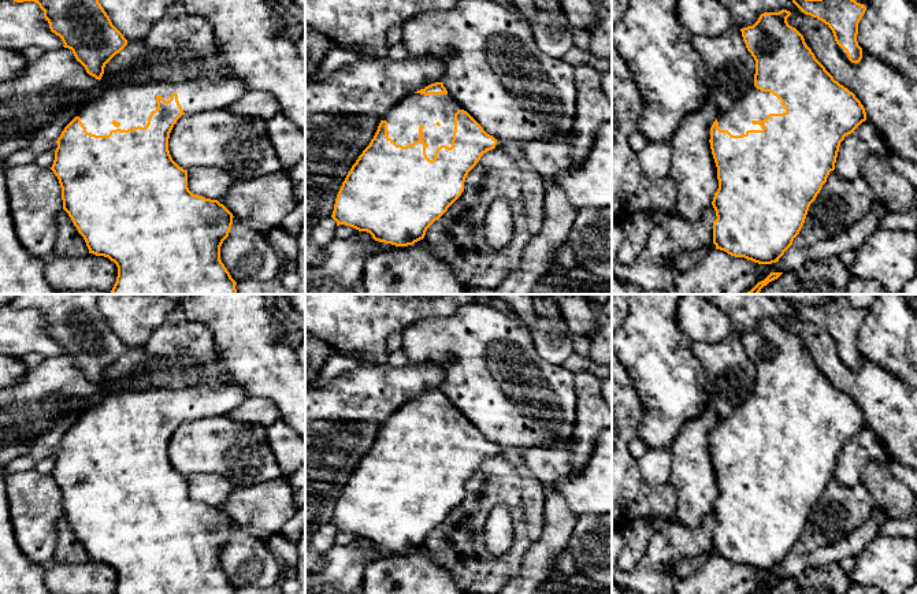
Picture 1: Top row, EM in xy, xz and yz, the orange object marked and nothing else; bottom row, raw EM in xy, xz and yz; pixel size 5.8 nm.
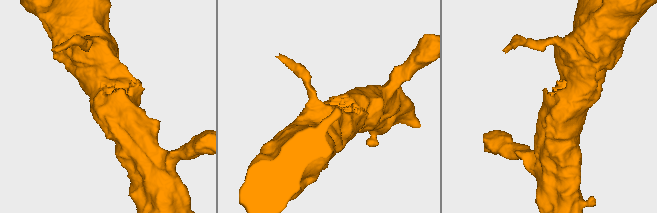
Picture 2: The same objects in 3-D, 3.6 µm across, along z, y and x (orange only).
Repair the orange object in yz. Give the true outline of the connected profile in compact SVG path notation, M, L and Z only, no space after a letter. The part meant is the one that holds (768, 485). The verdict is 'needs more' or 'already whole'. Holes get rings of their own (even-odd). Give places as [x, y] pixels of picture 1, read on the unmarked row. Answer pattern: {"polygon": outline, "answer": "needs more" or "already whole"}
{"polygon": "M787 316L764 319L753 333L740 335L746 354L755 367L754 394L720 417L710 434L709 449L719 486L712 508L717 523L713 528L713 550L716 556L758 571L779 568L792 552L810 511L835 476L840 449L866 427L861 408L816 365L803 342L788 331L790 322Z", "answer": "needs more"}

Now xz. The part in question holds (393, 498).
{"polygon": "M442 389L431 390L408 401L382 423L370 452L342 489L331 524L337 532L367 538L375 547L396 553L413 552L424 545L427 535L461 502L468 479L495 452L497 446L448 400Z", "answer": "needs more"}

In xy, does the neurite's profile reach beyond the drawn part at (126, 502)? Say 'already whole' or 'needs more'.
needs more

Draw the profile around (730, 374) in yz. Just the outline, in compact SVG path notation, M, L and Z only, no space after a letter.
M732 333L716 344L691 341L690 348L702 364L706 374L705 393L720 417L754 394L755 367L739 334Z

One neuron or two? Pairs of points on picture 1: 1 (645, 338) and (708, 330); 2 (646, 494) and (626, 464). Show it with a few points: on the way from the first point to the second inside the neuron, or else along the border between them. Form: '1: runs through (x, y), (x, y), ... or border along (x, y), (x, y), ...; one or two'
1: border along (676, 308), (678, 326), (691, 340); two
2: runs through (639, 487), (626, 471); one

